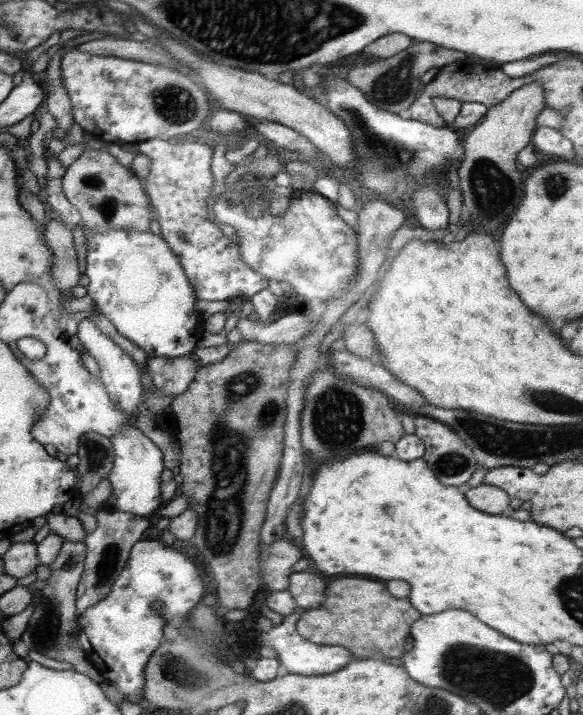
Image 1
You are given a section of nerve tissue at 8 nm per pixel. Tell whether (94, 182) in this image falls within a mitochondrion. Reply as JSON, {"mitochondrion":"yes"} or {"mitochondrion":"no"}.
{"mitochondrion":"yes"}

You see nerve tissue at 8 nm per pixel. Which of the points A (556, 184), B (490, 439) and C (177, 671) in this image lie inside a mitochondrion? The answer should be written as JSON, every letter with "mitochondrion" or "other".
{"A":"mitochondrion","B":"mitochondrion","C":"mitochondrion"}

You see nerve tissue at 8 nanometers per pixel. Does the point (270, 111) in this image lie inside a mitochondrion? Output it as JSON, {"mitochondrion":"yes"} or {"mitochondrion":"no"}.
{"mitochondrion":"no"}

